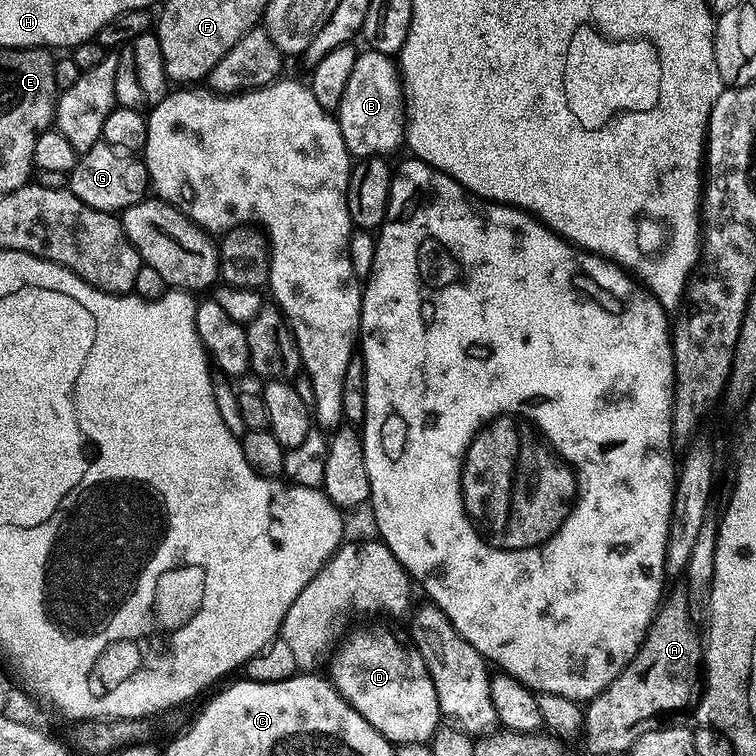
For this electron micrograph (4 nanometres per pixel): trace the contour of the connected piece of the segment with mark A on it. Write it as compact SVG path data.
M676 588L673 592L671 589L661 599L660 607L656 610L656 616L652 620L652 625L648 627L640 649L622 670L622 674L618 674L618 678L610 682L610 686L606 686L606 690L602 690L600 696L587 701L582 730L584 734L588 734L588 744L594 751L623 753L632 745L634 734L647 729L655 716L668 716L671 712L687 706L688 699L692 696L692 687L698 684L698 673L702 668L702 636L701 633L700 636L696 633L696 624L692 621L689 593L681 588Z

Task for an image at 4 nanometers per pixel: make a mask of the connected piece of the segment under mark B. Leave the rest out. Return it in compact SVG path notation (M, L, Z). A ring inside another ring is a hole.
M364 50L357 55L346 94L338 109L340 133L353 157L380 156L392 152L406 140L406 89L391 55Z

